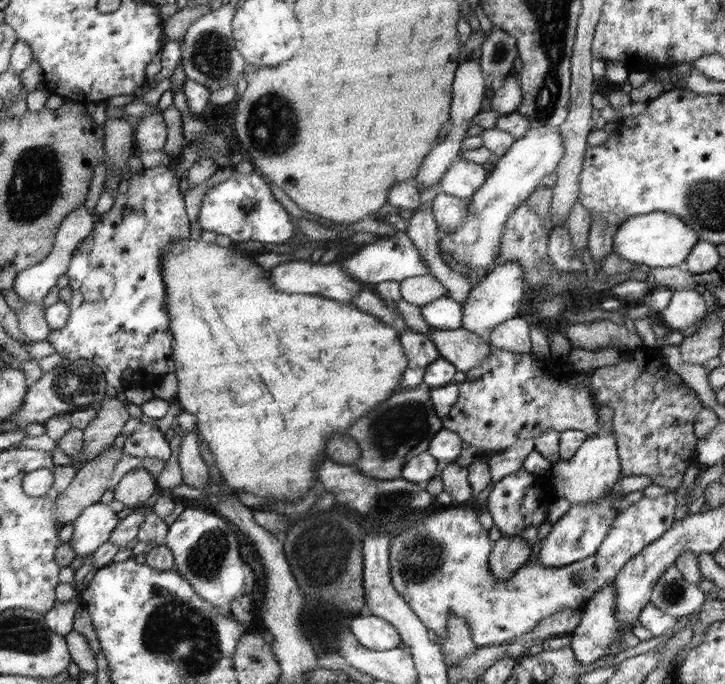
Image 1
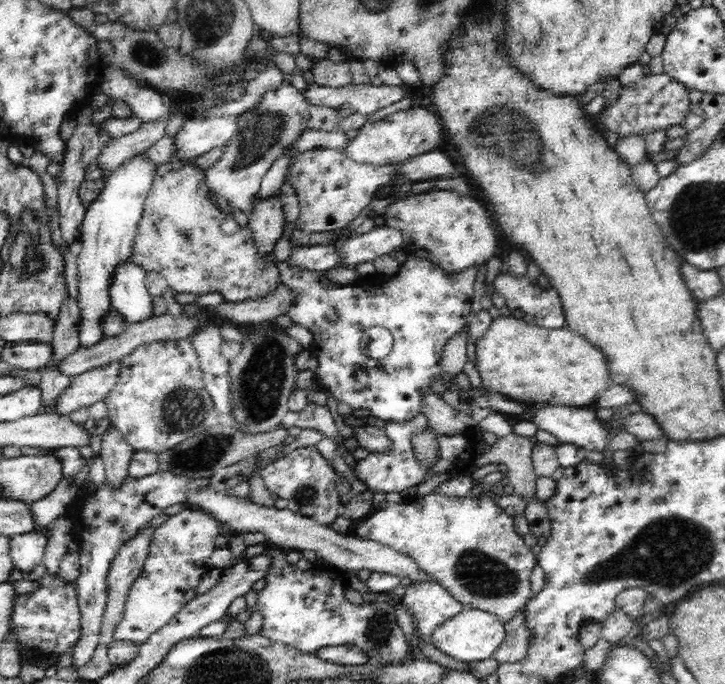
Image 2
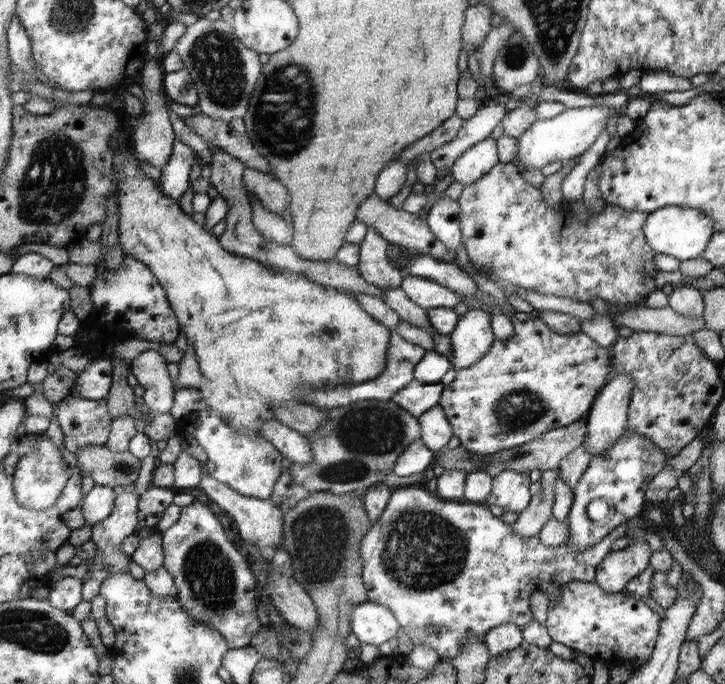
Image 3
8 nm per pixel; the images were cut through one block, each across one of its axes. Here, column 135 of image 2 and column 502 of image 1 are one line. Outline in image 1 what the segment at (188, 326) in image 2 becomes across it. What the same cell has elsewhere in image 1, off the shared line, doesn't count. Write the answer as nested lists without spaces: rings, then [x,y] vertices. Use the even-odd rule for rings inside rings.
[[[519,316],[494,327],[486,340],[492,346],[500,347],[500,350],[515,351],[516,354],[531,352],[530,327]]]

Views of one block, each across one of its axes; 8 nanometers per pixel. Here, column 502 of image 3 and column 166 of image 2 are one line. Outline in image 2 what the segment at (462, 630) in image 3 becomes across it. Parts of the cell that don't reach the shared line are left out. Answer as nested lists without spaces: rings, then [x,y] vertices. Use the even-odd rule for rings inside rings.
[[[185,506],[153,528],[142,572],[130,587],[121,621],[113,634],[116,640],[132,641],[138,646],[144,644],[150,635],[168,625],[185,604],[196,598],[198,583],[206,571],[213,568],[210,555],[217,548],[216,537],[223,533],[221,524],[200,508]]]

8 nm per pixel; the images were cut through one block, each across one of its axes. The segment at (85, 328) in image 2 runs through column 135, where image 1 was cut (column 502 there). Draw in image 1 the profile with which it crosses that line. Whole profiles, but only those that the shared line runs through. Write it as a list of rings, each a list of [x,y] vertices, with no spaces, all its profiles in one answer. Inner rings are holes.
[[[557,128],[530,130],[522,138],[518,138],[508,148],[504,156],[500,156],[496,165],[487,174],[482,187],[471,197],[464,226],[454,234],[441,234],[439,248],[448,256],[460,262],[470,270],[493,268],[492,262],[498,255],[503,243],[505,225],[511,215],[524,205],[544,178],[558,169],[560,159],[565,156],[563,135]]]

